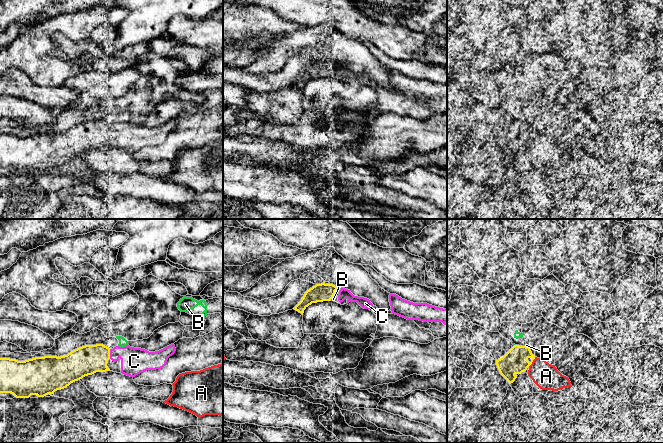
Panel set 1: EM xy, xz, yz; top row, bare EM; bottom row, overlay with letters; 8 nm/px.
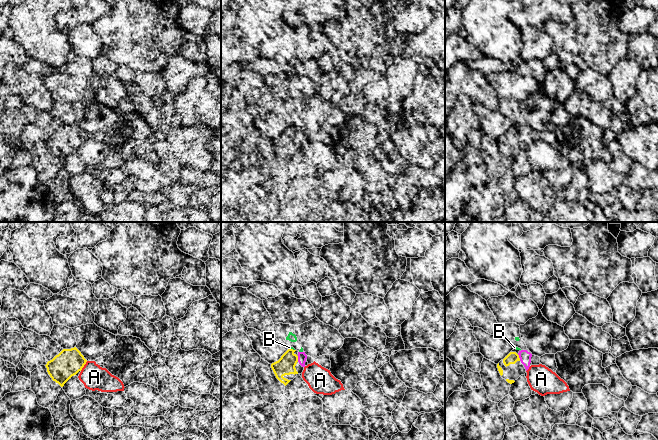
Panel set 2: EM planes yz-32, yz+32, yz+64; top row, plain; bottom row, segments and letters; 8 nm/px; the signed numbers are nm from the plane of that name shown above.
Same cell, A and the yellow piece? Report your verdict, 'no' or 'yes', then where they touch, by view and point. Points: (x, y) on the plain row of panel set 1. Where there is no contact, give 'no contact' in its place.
no; contact yz (532, 137)

